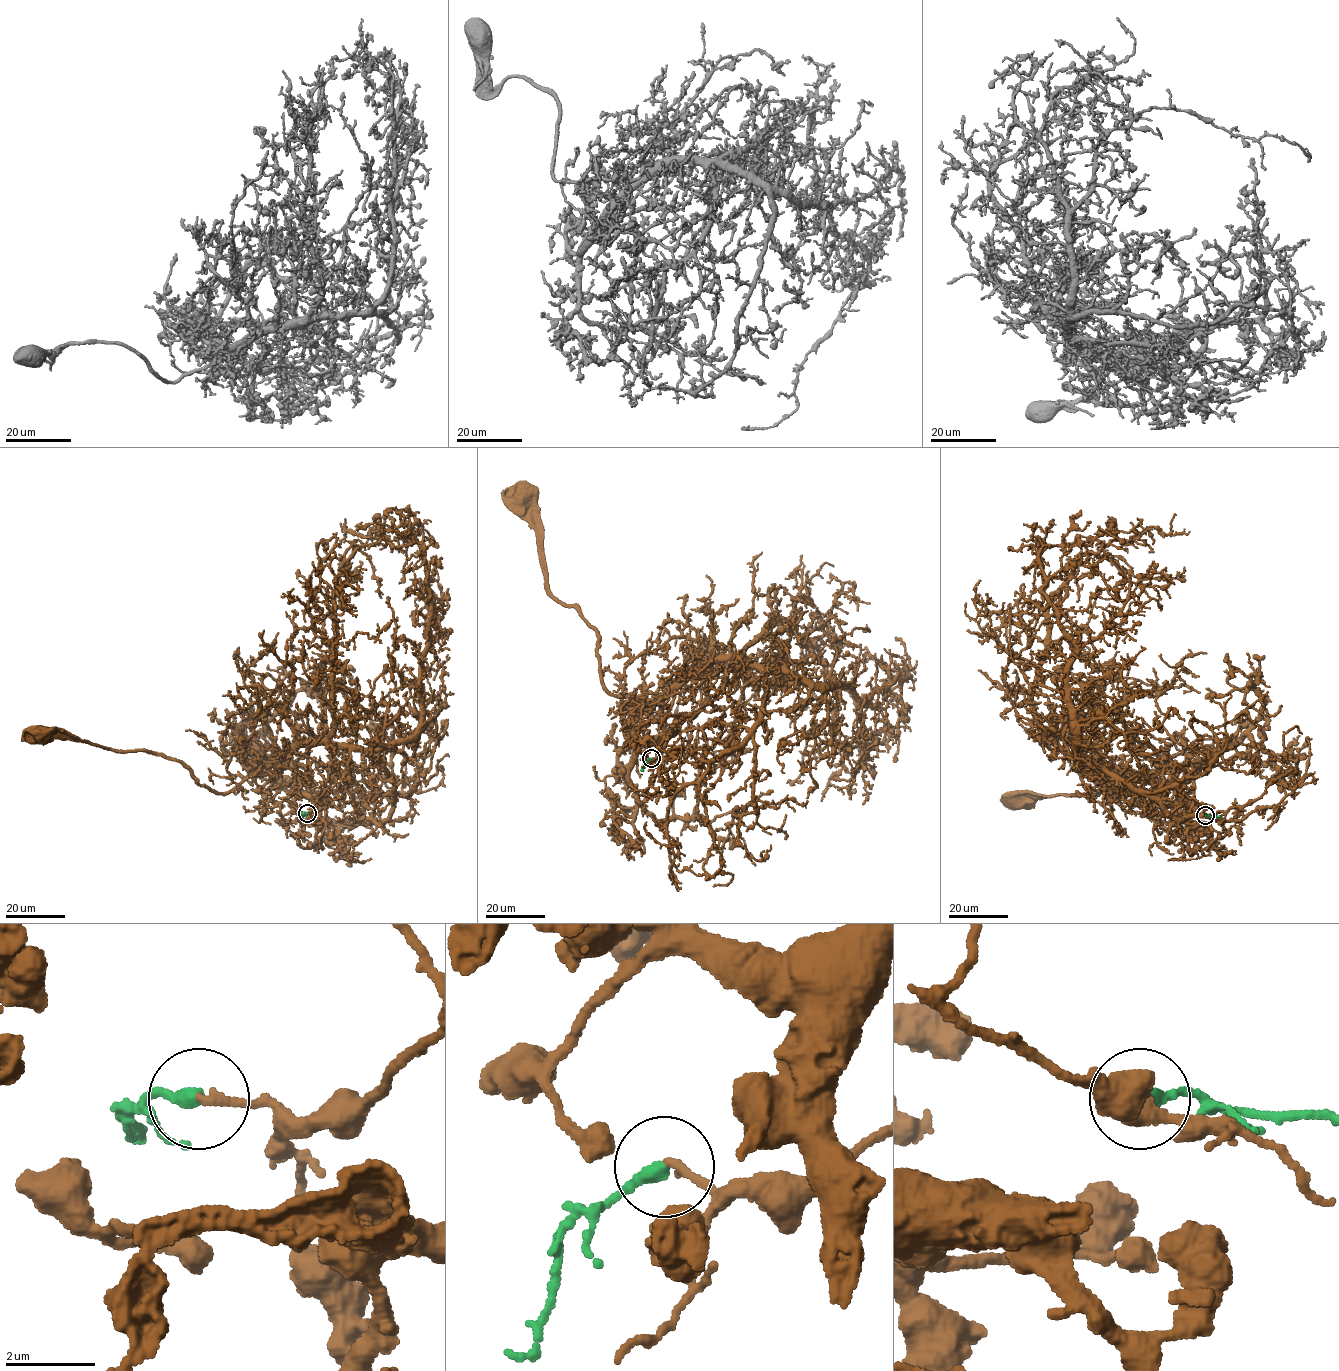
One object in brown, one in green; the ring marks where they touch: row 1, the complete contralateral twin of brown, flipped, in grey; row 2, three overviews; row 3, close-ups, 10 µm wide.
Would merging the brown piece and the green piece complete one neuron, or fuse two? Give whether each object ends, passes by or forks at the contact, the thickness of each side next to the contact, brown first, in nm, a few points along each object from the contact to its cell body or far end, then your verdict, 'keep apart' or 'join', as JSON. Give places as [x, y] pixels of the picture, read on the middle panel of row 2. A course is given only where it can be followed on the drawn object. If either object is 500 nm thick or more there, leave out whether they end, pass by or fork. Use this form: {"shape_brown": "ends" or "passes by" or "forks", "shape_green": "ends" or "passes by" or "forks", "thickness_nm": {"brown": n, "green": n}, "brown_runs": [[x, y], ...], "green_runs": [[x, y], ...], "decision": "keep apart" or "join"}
{"shape_brown": "ends", "shape_green": "ends", "thickness_nm": {"brown": 190, "green": 320}, "brown_runs": [[651, 758], [741, 744], [763, 676], [727, 659], [616, 697], [521, 497]], "green_runs": [[651, 758], [640, 770]], "decision": "join"}

